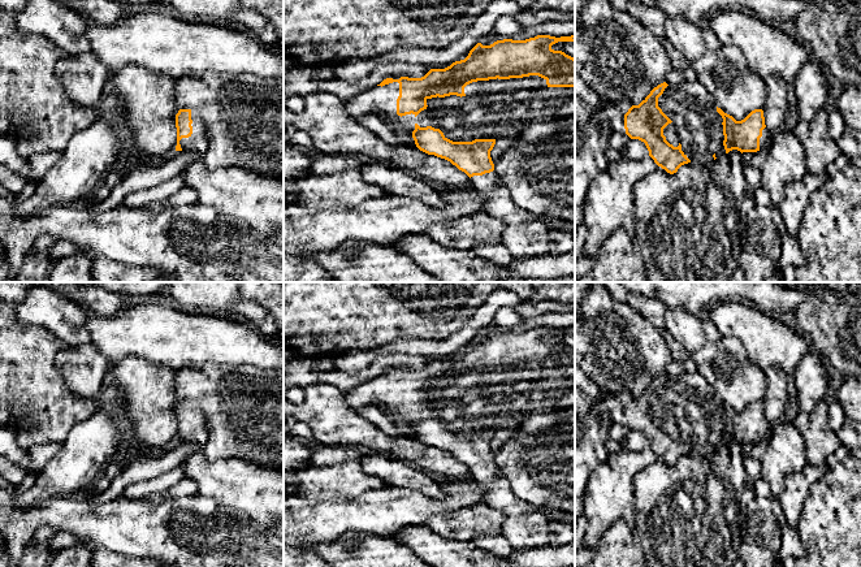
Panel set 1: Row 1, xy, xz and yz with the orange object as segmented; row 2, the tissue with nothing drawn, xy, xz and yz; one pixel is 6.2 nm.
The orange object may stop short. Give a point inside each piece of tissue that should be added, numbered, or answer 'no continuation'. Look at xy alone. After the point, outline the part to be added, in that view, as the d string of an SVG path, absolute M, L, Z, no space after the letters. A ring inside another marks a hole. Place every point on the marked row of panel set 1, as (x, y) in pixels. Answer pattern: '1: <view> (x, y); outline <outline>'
1: xy (198, 142); outline M191 109L191 120L192 134L189 138L182 138L179 144L182 151L195 151L203 156L208 147L204 122L200 114L194 109Z

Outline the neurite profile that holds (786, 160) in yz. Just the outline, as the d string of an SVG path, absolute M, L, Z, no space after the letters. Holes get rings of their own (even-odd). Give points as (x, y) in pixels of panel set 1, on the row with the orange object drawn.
M779 130L774 134L760 173L762 187L775 205L784 199L788 183L808 174L805 150L792 131Z

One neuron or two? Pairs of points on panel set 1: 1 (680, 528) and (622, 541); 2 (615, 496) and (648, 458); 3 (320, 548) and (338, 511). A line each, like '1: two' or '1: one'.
1: two
2: one
3: two

